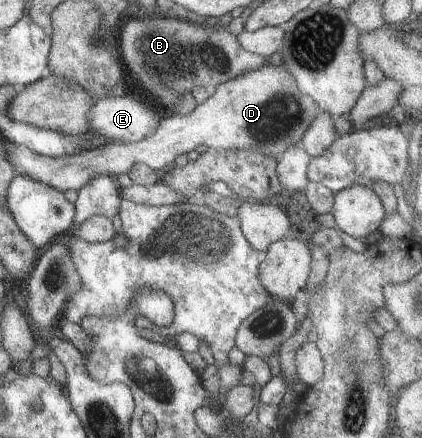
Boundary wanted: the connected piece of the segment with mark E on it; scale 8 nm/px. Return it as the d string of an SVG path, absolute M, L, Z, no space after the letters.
M120 96L120 98L107 97L106 100L94 100L87 110L87 121L89 124L88 136L102 134L104 138L118 140L118 142L135 143L152 134L159 125L158 114L140 102L134 96Z

